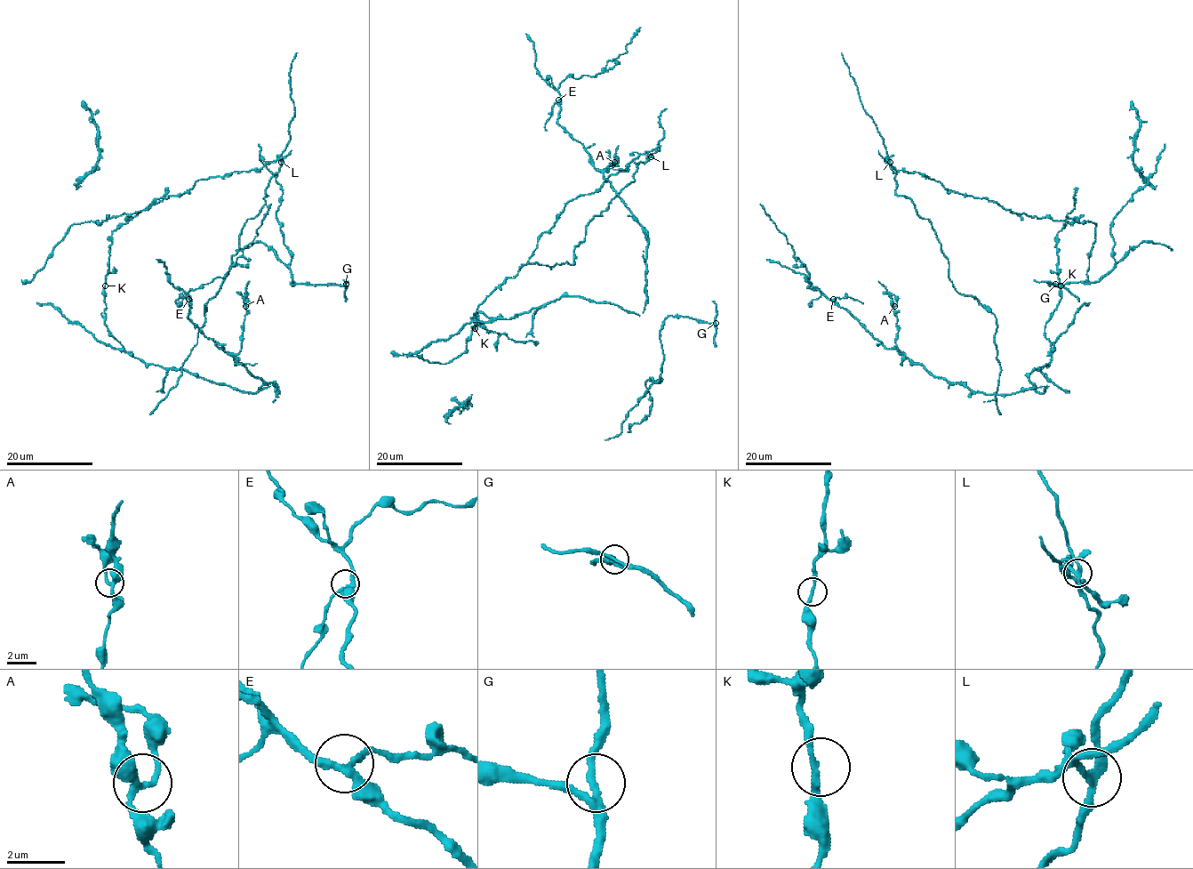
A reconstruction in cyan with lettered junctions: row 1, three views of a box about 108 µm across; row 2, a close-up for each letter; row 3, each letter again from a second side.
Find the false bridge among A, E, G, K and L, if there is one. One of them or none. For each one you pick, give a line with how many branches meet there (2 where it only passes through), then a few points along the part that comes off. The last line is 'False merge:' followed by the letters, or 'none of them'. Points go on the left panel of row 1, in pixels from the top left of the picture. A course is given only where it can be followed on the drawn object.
L: Branches: 3. Course of the part to remove: (281, 161), (266, 203), (241, 232), (228, 274), (204, 305), (204, 324), (178, 384), (149, 414)
False merge: L

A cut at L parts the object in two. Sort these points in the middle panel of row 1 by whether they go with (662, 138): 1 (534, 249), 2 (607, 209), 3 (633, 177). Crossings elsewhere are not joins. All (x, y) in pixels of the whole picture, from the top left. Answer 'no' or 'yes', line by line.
1: no
2: yes
3: yes

